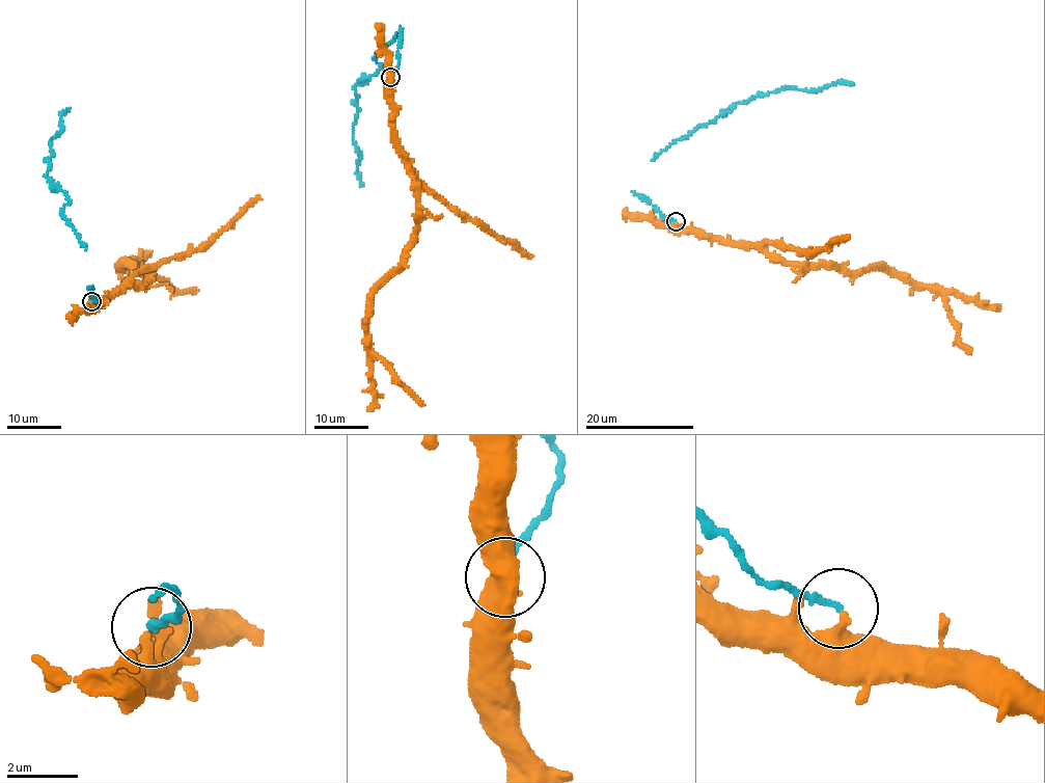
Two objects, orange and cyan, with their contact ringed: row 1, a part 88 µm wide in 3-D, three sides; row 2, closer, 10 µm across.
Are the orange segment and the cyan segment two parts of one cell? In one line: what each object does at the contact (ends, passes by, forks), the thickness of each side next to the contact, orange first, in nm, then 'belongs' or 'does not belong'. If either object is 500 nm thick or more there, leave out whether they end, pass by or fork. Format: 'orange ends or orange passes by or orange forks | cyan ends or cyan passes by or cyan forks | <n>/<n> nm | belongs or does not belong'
orange ends | cyan ends | 320/180 nm | does not belong

